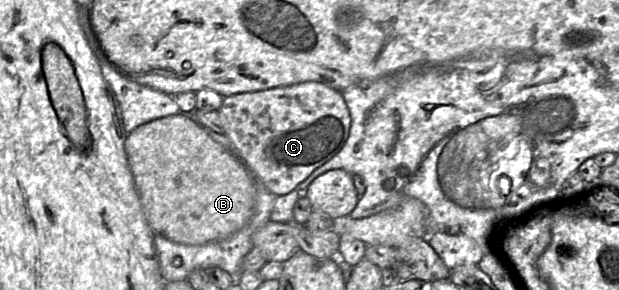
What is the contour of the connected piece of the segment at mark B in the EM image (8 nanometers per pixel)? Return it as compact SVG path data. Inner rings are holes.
M172 115L150 121L137 127L127 134L125 140L128 163L139 195L144 217L155 234L160 234L175 243L202 245L225 239L240 230L250 220L253 214L256 196L255 175L249 173L244 163L235 155L232 149L227 149L216 142L206 133L204 128L203 125L198 124L197 121L189 117Z

